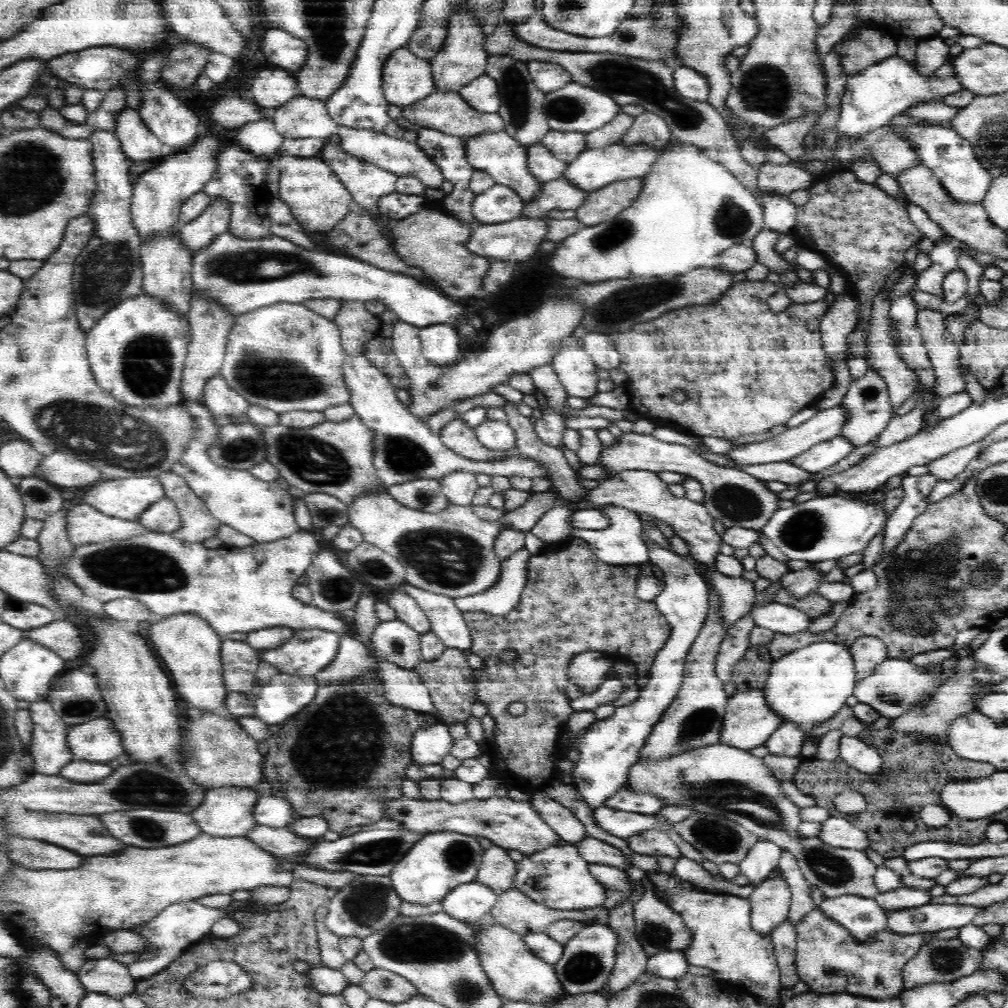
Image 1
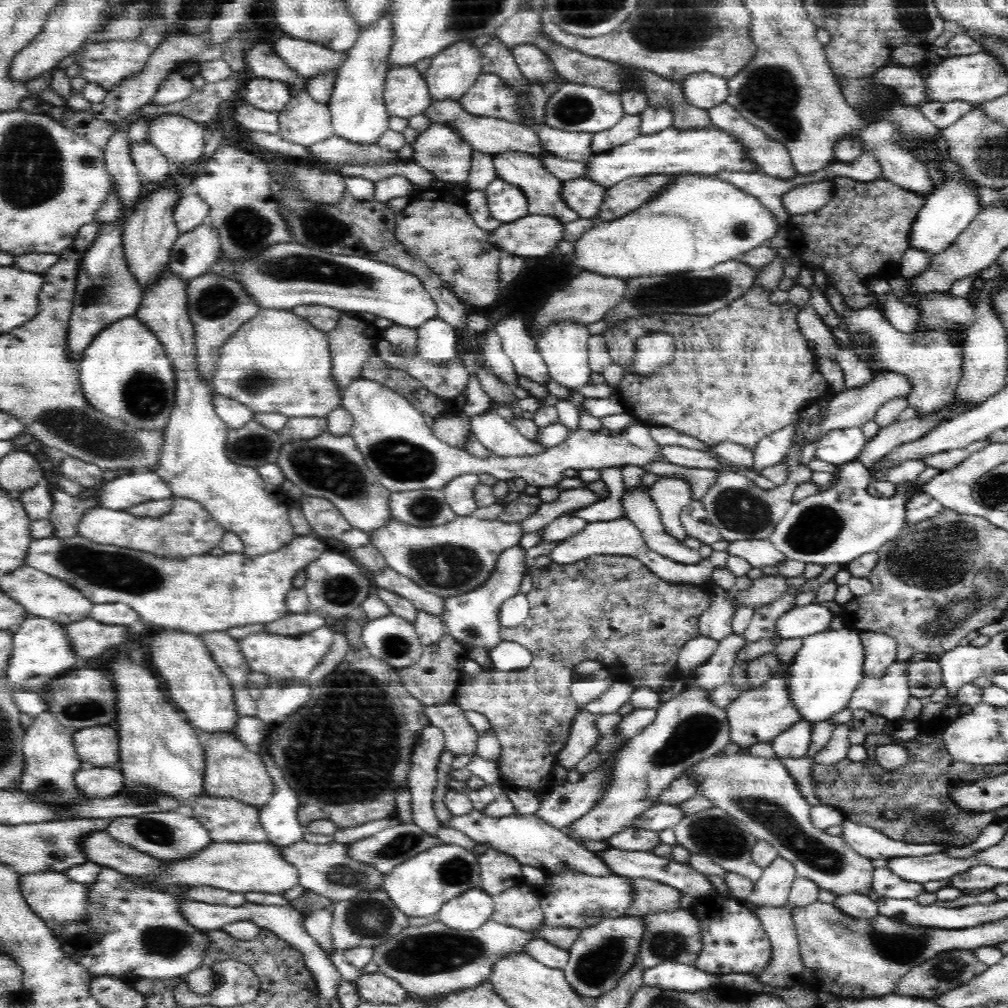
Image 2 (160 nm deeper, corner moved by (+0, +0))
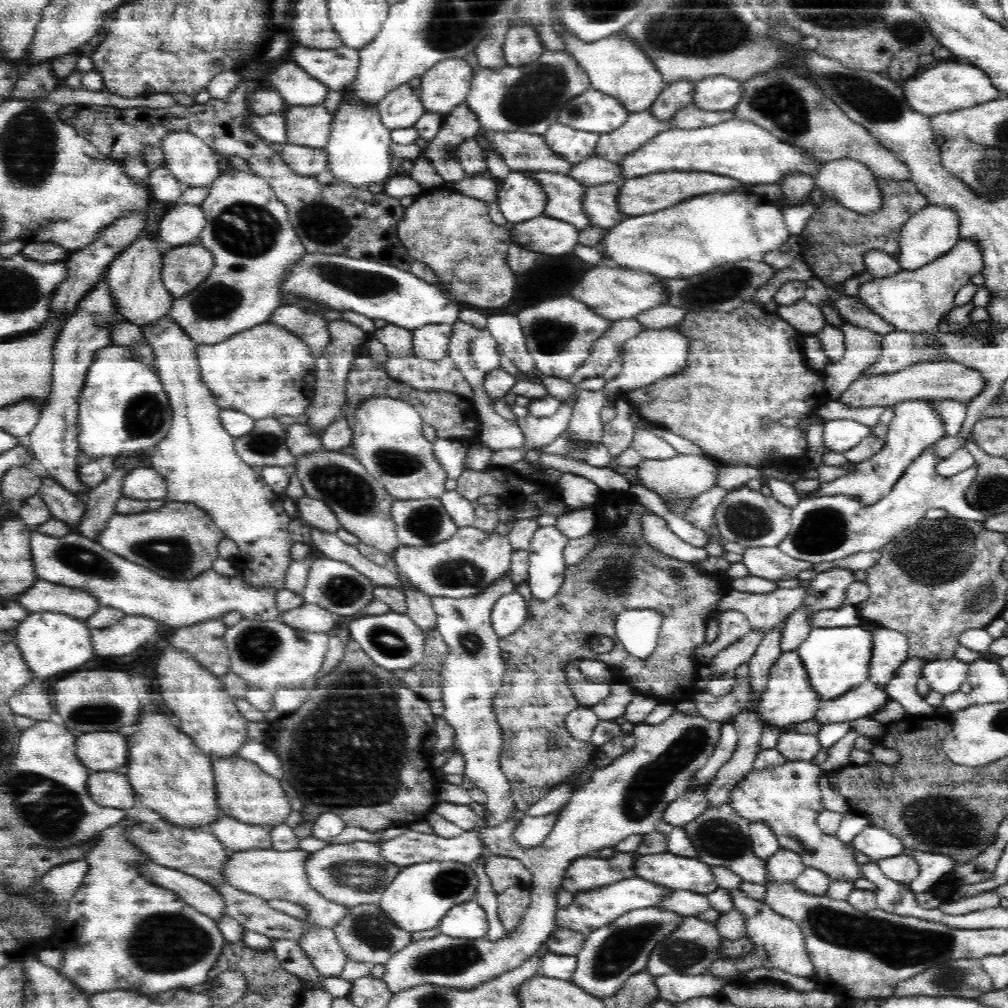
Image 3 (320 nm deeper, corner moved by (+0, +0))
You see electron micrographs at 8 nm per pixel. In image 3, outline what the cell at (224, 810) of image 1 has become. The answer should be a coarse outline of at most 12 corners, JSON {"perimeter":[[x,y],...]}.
{"perimeter":[[220,814],[208,829],[228,853],[272,848],[270,827]]}

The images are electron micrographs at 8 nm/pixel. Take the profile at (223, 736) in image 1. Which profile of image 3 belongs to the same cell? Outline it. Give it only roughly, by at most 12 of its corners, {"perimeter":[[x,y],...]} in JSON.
{"perimeter":[[244,758],[214,762],[217,805],[271,829],[290,815],[280,778]]}

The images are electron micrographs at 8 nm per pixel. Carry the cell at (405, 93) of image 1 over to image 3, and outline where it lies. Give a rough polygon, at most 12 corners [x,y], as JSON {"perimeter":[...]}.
{"perimeter":[[408,82],[376,106],[390,130],[414,127],[425,113]]}

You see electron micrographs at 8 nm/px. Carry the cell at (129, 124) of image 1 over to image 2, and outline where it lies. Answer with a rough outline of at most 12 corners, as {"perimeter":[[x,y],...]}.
{"perimeter":[[130,142],[144,182],[168,182],[172,164],[150,142]]}

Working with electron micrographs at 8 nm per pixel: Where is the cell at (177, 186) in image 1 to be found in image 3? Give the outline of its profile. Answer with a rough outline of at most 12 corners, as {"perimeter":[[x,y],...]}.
{"perimeter":[[154,234],[108,269],[116,307],[138,327],[171,312]]}

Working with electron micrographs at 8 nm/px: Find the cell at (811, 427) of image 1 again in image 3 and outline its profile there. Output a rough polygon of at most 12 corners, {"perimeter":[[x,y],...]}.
{"perimeter":[[940,360],[853,382],[839,401],[887,407],[908,400],[967,403],[980,371]]}

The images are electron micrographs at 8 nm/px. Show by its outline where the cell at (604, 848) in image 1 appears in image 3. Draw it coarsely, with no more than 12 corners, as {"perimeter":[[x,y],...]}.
{"perimeter":[[638,855],[638,877],[675,890],[719,888],[706,859]]}

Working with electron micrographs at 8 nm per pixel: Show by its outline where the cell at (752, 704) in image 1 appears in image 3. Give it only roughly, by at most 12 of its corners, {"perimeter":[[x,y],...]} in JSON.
{"perimeter":[[798,651],[782,652],[756,704],[764,725],[814,719],[820,703]]}

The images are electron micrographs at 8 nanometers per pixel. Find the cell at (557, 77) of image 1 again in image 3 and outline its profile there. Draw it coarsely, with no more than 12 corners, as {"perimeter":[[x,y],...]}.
{"perimeter":[[509,25],[508,65],[538,60],[545,47],[532,26]]}

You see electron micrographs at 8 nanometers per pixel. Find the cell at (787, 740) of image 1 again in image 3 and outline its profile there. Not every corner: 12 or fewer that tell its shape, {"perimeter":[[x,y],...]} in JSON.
{"perimeter":[[782,731],[777,750],[791,762],[812,761],[817,735]]}

